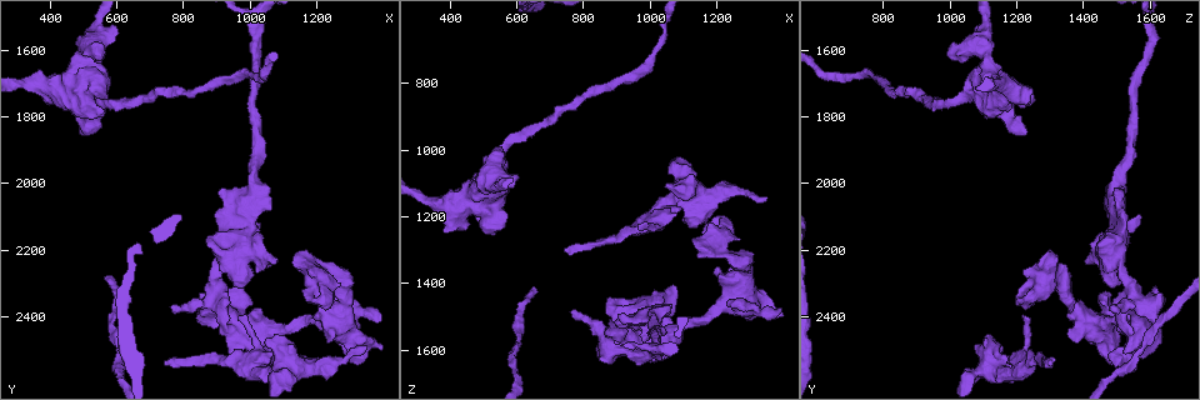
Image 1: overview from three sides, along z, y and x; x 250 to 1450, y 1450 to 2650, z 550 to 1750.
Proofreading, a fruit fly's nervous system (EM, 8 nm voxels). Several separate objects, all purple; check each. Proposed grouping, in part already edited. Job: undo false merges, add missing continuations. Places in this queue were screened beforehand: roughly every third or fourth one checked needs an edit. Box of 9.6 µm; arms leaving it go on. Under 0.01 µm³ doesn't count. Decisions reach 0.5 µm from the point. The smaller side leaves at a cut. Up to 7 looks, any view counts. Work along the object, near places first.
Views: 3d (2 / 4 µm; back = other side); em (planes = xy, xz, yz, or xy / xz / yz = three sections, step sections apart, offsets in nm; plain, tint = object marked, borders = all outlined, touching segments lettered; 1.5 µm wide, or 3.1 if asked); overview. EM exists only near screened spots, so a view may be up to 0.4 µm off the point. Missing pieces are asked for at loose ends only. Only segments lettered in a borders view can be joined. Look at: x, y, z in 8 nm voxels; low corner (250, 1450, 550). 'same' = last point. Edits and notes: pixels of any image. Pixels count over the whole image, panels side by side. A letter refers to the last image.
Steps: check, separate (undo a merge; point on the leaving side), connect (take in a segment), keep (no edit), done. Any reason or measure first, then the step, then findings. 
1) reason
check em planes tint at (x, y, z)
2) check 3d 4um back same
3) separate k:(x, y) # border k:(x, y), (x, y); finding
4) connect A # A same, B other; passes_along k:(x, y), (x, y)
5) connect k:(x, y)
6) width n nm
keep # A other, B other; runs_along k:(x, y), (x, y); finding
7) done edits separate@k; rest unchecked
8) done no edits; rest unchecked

an open end
check 3d 2um at (770, 2370, 1480)

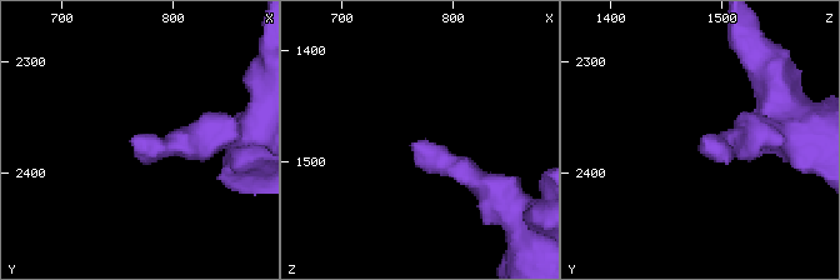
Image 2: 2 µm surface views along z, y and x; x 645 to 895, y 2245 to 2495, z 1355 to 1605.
shape alone is not enough
check em yz step 8 tint at (760, 2372, 1482)

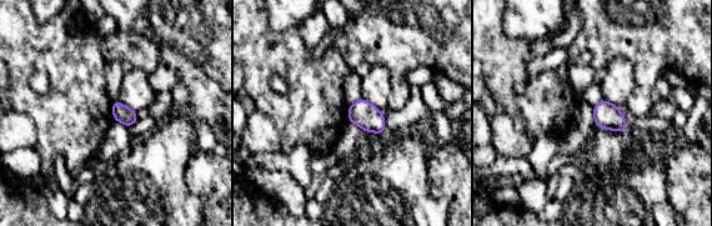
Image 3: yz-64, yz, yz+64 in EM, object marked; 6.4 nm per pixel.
check em planes borders same

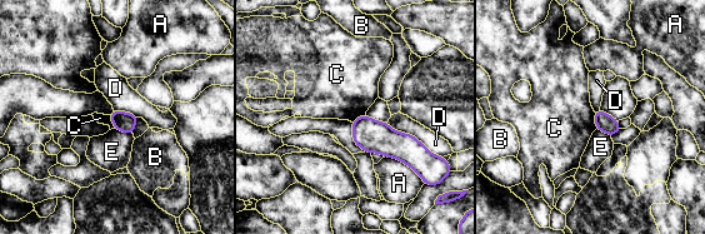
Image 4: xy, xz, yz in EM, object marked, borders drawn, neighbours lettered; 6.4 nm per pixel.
keep # A other, B other, C other, D other, E other; none of them fits

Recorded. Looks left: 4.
free end
check em planes plain at (740, 2540, 1300)

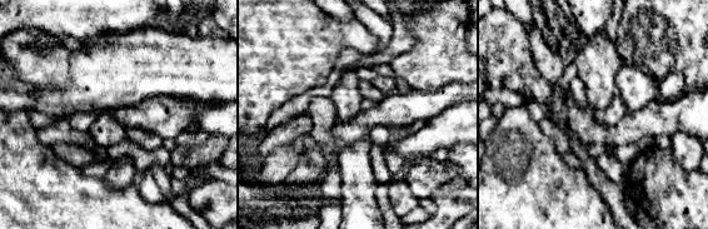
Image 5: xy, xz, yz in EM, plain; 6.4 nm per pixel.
with the object marked
check em planes tint same

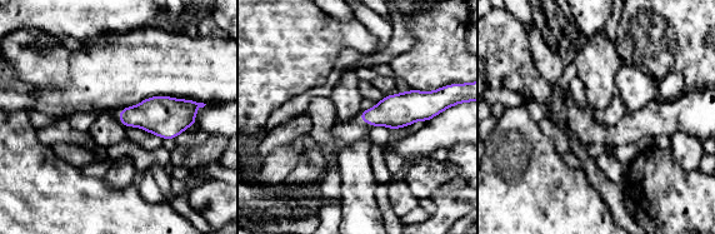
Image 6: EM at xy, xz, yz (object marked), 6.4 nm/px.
see the neighbours
check em planes borders same

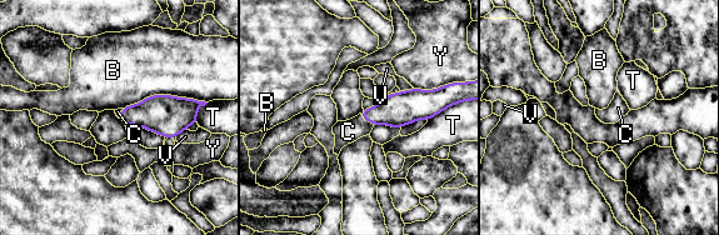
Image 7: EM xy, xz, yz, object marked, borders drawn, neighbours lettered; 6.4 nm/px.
width 140 nm
connect C # B other, C same, T other, V other, Y other; passes_along 7:(395, 110), (367, 120), (348, 131); it goes on there

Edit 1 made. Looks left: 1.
branch stops here
check em planes borders at (380, 1720, 1240)

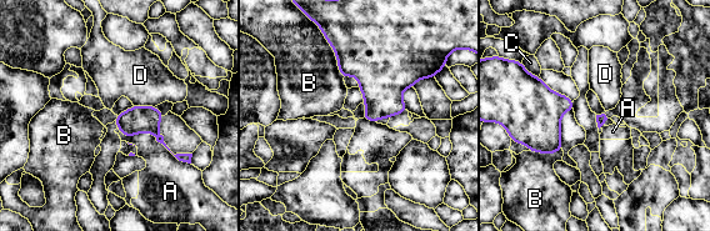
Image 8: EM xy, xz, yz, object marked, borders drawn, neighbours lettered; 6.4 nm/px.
keep # A other, B other, C other, D other; border 8:(134, 105), (154, 106); none of them fits

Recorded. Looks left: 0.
done edits connect@7; rest unchecked

